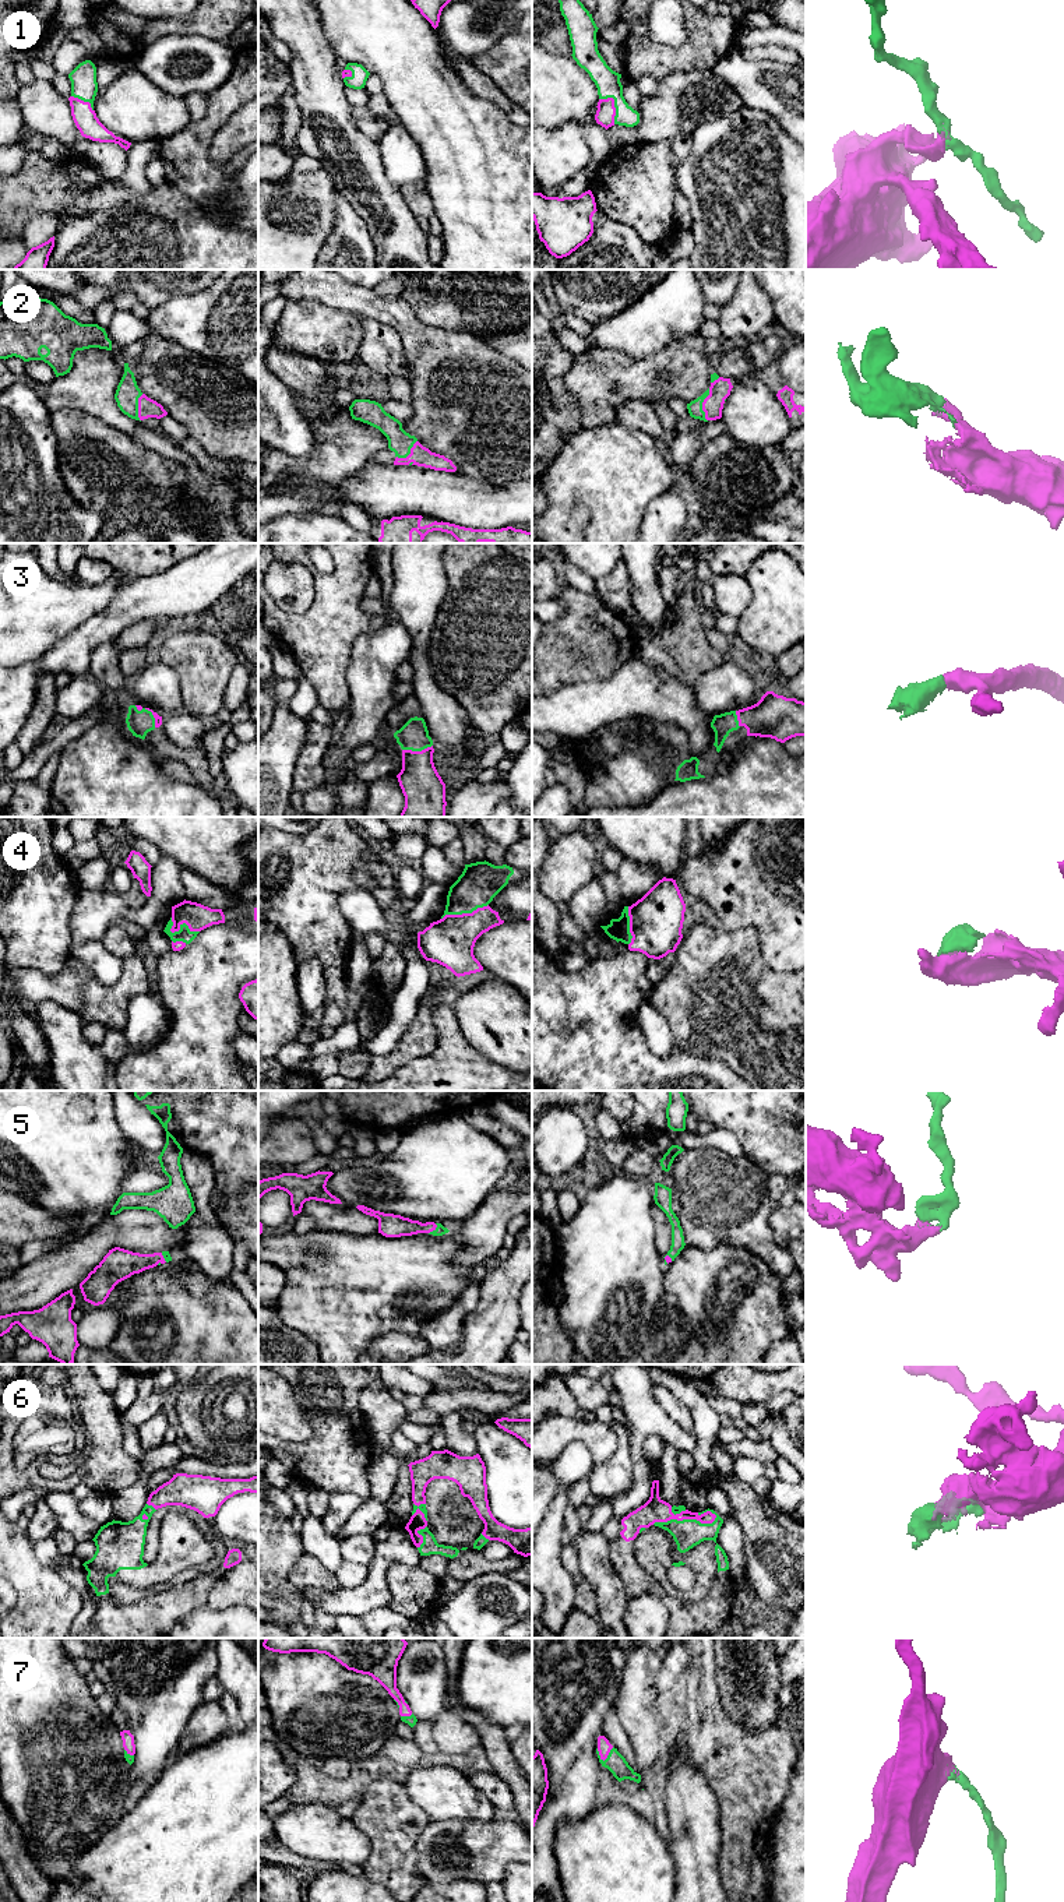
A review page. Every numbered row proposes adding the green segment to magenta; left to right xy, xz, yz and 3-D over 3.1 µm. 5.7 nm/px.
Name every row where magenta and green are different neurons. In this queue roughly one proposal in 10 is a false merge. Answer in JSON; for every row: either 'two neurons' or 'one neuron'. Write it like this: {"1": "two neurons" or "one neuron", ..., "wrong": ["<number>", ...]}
{"1": "one neuron", "2": "one neuron", "3": "one neuron", "4": "one neuron", "5": "one neuron", "6": "one neuron", "7": "one neuron", "wrong": []}

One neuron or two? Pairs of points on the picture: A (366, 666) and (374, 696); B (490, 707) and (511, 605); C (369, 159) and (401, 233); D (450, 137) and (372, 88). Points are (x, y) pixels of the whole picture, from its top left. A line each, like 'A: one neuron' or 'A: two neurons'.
A: one neuron
B: one neuron
C: one neuron
D: two neurons

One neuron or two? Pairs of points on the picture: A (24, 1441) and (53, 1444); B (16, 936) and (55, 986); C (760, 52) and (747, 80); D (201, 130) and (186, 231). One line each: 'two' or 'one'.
A: one
B: two
C: two
D: two

